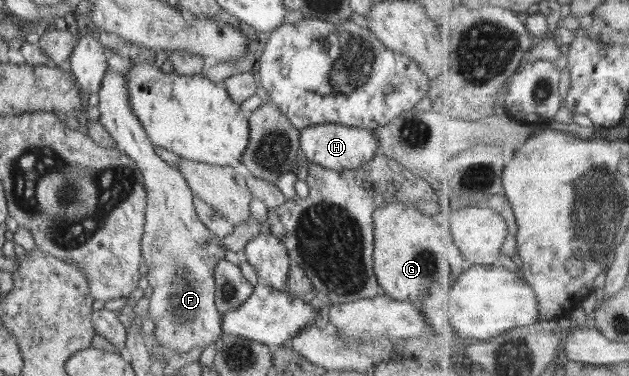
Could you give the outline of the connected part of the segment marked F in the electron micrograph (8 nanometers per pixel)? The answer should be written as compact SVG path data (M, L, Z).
M106 69L100 85L100 122L105 131L115 140L115 144L127 154L135 163L143 176L144 189L146 189L146 221L141 244L143 261L148 267L149 285L149 318L156 326L153 338L168 347L172 353L188 353L192 347L198 347L204 353L209 345L213 345L221 336L222 315L215 304L216 286L214 285L214 269L219 261L225 259L226 249L222 239L214 236L198 217L193 204L193 193L188 187L183 174L178 168L170 167L156 155L151 140L147 137L140 121L134 116L127 97L126 77L124 74L114 74Z

